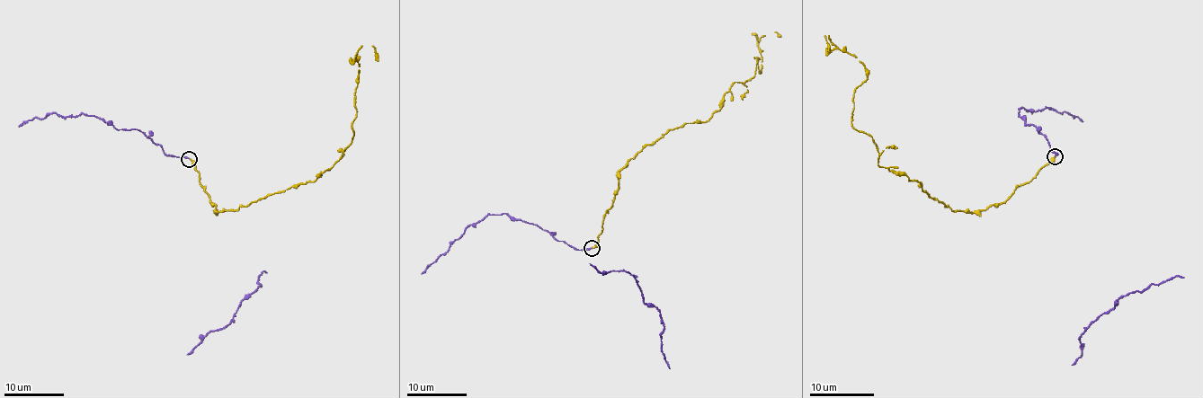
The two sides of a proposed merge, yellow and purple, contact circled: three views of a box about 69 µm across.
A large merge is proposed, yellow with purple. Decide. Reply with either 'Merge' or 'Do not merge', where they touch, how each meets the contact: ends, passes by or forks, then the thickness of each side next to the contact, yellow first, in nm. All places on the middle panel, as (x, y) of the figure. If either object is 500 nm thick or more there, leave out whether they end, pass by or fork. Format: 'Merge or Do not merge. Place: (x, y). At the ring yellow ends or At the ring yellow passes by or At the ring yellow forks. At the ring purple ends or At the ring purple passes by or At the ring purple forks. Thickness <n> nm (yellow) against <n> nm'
Merge. Place: (592, 248). At the ring yellow ends. At the ring purple ends. Thickness 180 nm (yellow) against 170 nm

